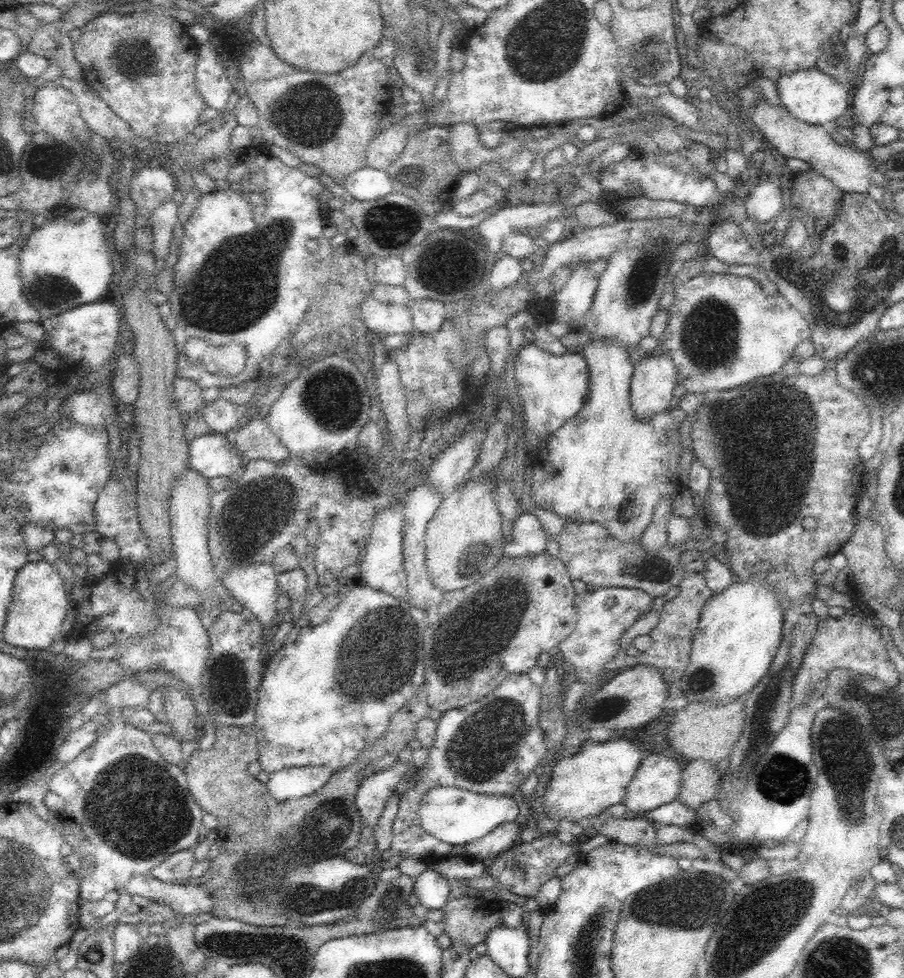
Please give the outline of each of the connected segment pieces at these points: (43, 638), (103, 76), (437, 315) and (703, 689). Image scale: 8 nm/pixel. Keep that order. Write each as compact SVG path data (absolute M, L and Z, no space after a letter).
M44 560L28 562L16 575L11 597L12 600L8 607L2 640L6 640L12 646L18 646L18 648L34 650L34 648L48 648L48 646L56 642L56 639L62 636L61 626L66 618L67 601L70 596L65 588L64 581L60 578L52 563Z
M149 5L145 9L141 14L122 15L115 11L98 14L81 28L79 39L73 42L73 51L88 87L130 125L135 136L169 145L191 133L199 123L198 115L206 108L195 82L199 44L173 16L162 15Z
M414 301L411 304L415 334L434 334L448 316L448 306L439 301Z
M750 578L744 582L732 582L726 590L713 593L701 612L699 622L693 634L692 648L688 664L683 672L680 689L688 702L713 702L728 704L738 698L745 701L749 692L767 676L772 659L780 646L782 638L783 612L769 586Z

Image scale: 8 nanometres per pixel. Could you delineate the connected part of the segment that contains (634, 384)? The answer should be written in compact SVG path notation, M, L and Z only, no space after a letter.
M652 352L644 360L635 364L630 385L630 404L636 421L649 422L665 412L670 406L676 382L676 367L668 357L654 356Z

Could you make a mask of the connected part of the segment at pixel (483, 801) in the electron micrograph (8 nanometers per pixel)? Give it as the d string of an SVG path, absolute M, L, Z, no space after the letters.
M437 787L429 791L418 810L422 829L447 846L464 847L478 841L497 826L513 822L518 816L518 802L513 796L474 793L455 787Z

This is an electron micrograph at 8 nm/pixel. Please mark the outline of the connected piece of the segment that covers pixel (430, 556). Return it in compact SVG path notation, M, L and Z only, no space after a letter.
M490 475L485 478L474 478L466 484L460 484L443 496L442 504L428 521L425 532L425 556L426 568L429 581L434 588L442 592L462 590L469 584L474 584L480 577L484 576L490 568L504 558L503 544L507 538L502 528L502 516L493 497L495 489Z

